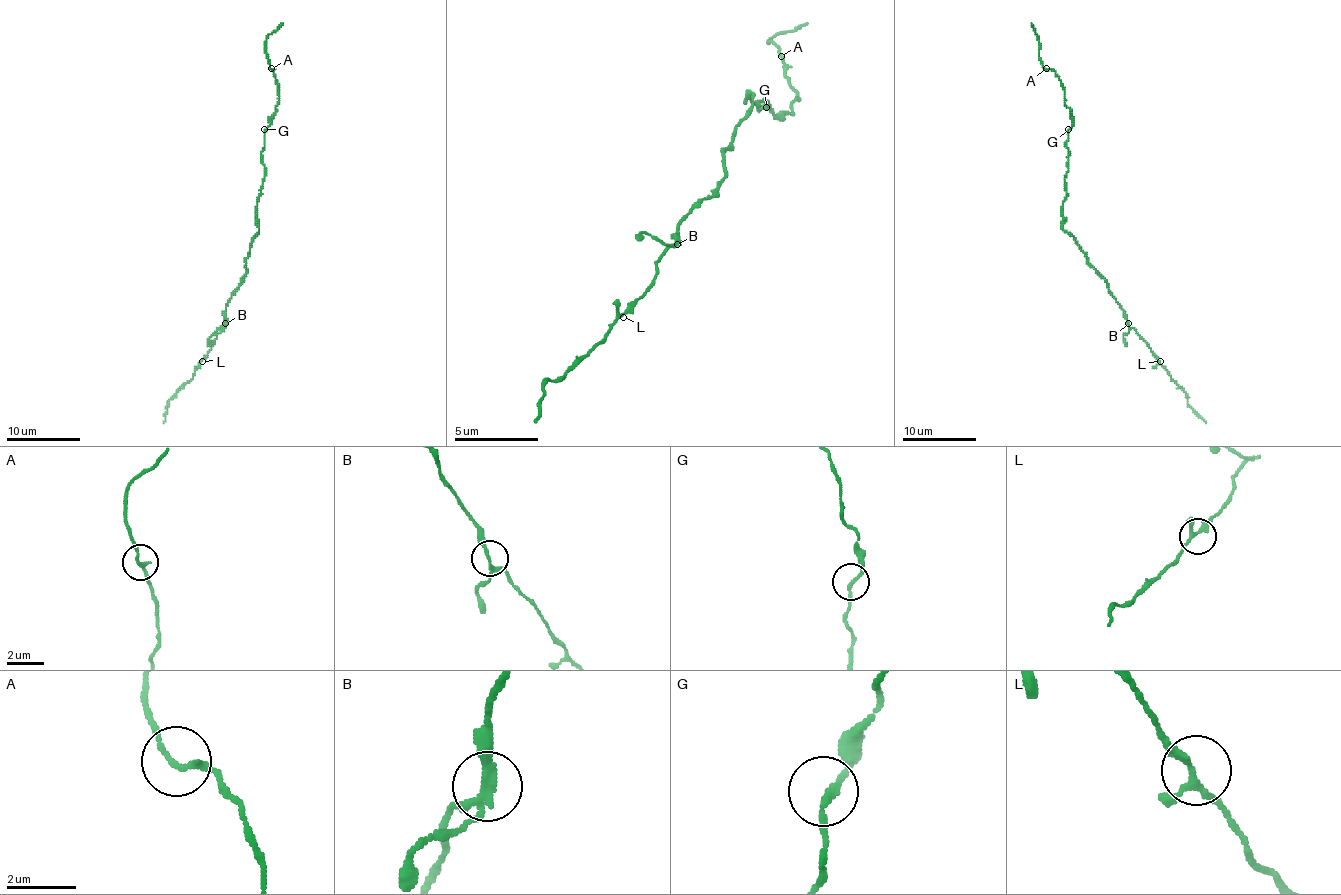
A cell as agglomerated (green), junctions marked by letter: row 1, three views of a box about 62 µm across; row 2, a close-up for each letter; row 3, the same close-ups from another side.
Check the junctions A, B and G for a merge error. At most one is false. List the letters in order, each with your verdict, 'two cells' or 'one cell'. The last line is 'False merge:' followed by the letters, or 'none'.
A: one cell
B: one cell
G: one cell
False merge: none

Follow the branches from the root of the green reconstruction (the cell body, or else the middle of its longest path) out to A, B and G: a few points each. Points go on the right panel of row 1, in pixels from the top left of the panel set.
A: (1074, 238), (1063, 228), (1066, 140), (1072, 115), (1064, 104), (1059, 76), (1046, 69)
B: (1074, 238), (1086, 261), (1105, 280), (1129, 324)
G: (1074, 238), (1063, 228), (1068, 129)

